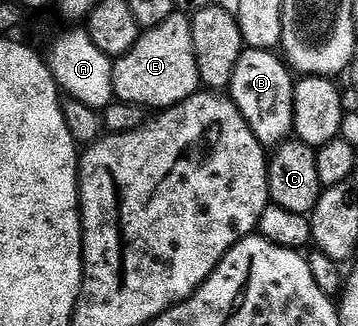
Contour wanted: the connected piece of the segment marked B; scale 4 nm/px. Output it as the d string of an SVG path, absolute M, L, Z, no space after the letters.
M244 50L243 55L237 61L235 72L229 84L229 98L237 105L237 109L245 117L249 129L257 137L257 141L265 149L278 148L279 144L286 143L292 138L294 132L294 93L296 84L291 81L292 72L288 64L278 54L269 51Z

